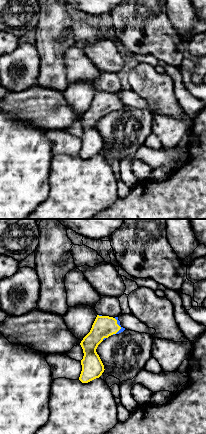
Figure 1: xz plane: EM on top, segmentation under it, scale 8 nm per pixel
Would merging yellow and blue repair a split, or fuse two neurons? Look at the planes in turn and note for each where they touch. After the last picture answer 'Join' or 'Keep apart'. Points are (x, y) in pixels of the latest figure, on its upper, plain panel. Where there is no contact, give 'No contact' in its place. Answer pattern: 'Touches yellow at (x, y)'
Touches yellow at (120, 103)

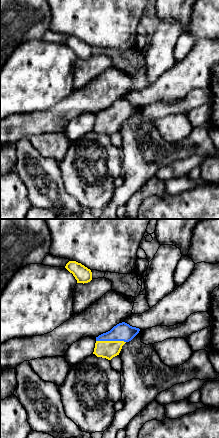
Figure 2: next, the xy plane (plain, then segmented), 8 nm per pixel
Touches yellow at (111, 117)

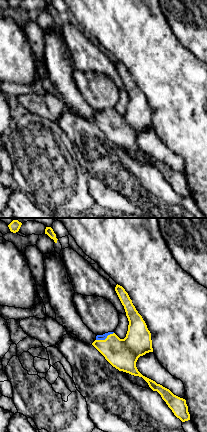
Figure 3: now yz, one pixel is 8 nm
Touches yellow at (105, 115)

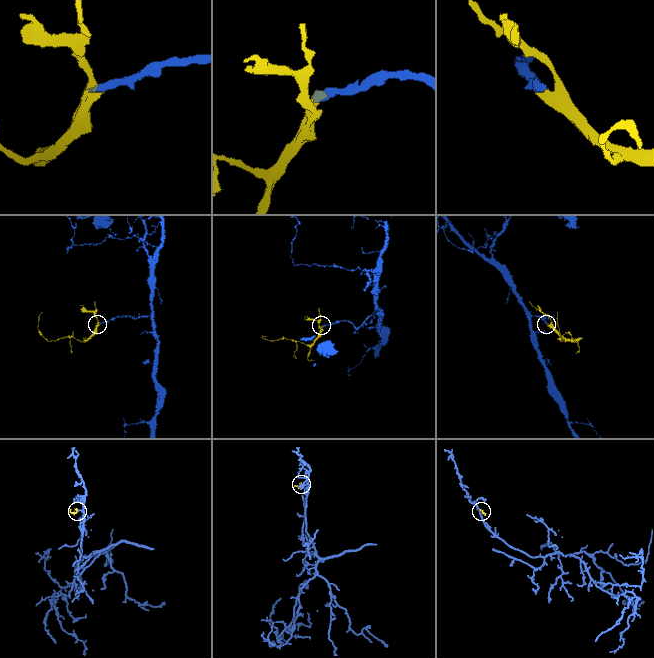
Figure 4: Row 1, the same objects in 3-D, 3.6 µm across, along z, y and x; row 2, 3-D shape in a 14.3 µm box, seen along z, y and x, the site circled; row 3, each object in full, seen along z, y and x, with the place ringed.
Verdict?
Join

